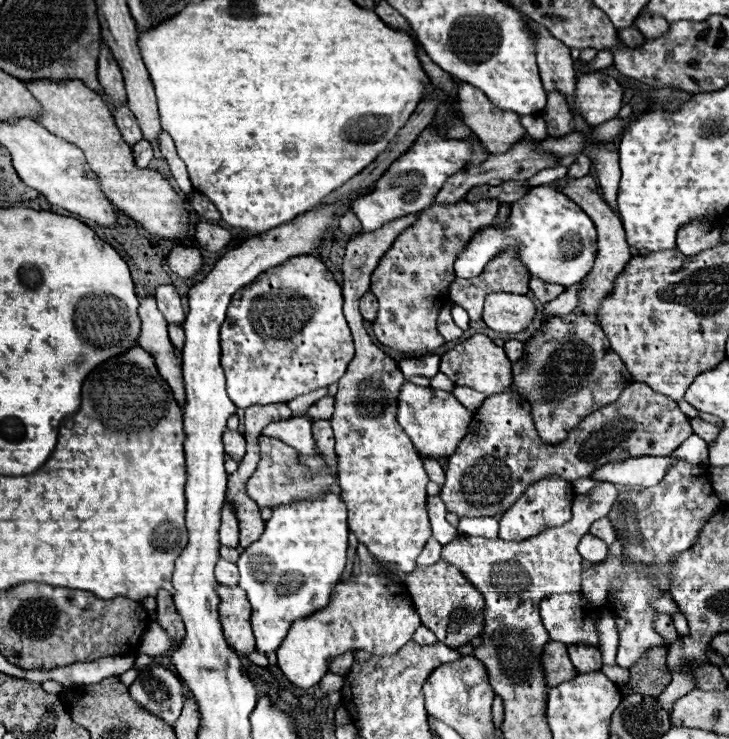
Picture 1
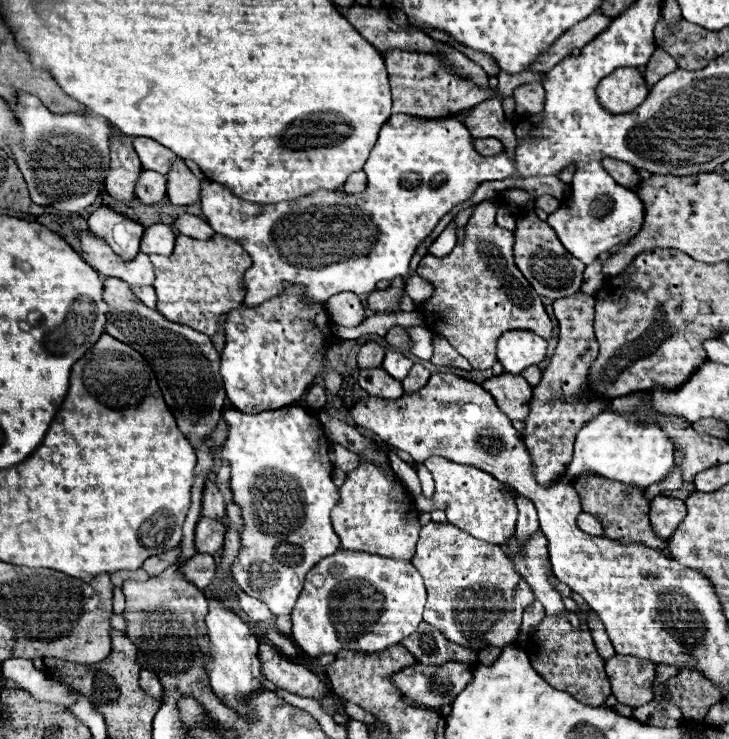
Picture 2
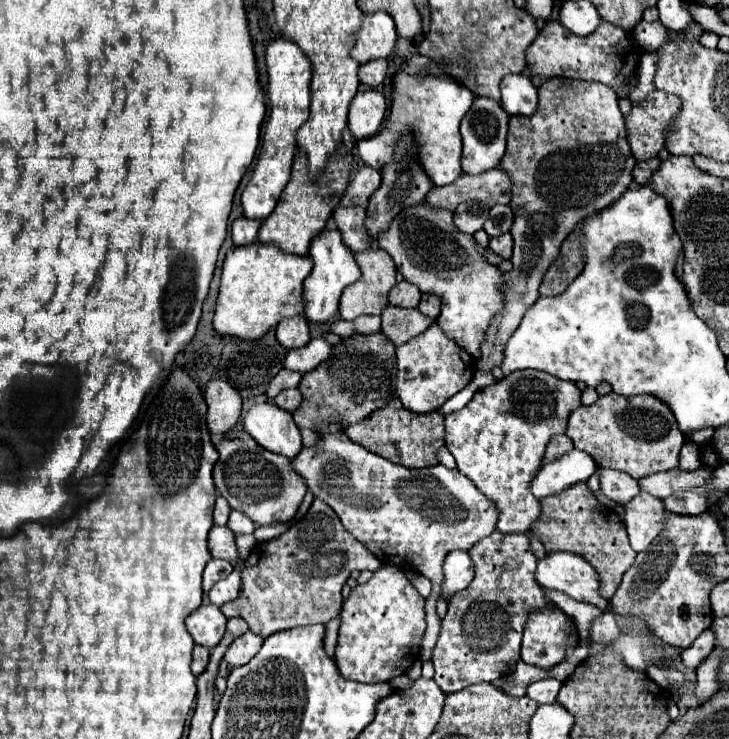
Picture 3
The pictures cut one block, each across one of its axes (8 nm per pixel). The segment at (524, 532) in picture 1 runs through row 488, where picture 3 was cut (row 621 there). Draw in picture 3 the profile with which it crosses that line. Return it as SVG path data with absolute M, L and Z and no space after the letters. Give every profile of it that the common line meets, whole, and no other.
M546 606L546 610L534 610L528 616L528 622L524 626L524 638L522 638L522 660L526 664L536 664L544 670L560 664L564 660L564 654L568 648L574 648L580 640L578 630L570 616L566 616L558 606Z

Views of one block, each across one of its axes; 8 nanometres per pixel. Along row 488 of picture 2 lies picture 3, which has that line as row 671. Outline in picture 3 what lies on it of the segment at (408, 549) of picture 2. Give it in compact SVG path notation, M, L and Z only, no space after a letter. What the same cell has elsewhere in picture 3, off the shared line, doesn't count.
M384 564L366 584L352 588L344 602L334 662L348 680L364 684L390 682L392 678L406 674L418 660L424 630L424 598L404 576L400 566Z

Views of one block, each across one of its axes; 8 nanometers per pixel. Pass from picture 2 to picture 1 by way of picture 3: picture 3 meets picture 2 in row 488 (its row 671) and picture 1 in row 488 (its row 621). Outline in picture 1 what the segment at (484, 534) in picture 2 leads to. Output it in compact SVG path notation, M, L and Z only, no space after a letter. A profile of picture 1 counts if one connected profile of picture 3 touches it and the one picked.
M642 382L626 386L616 402L586 416L556 446L540 442L530 412L514 394L504 392L488 396L476 410L466 438L446 462L446 482L440 496L446 510L458 516L498 518L536 480L558 476L574 482L592 476L596 468L610 462L638 456L670 456L690 436L690 420L680 412L678 404Z

